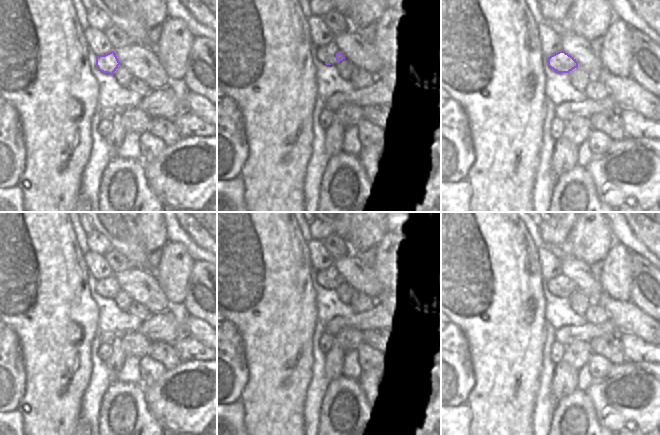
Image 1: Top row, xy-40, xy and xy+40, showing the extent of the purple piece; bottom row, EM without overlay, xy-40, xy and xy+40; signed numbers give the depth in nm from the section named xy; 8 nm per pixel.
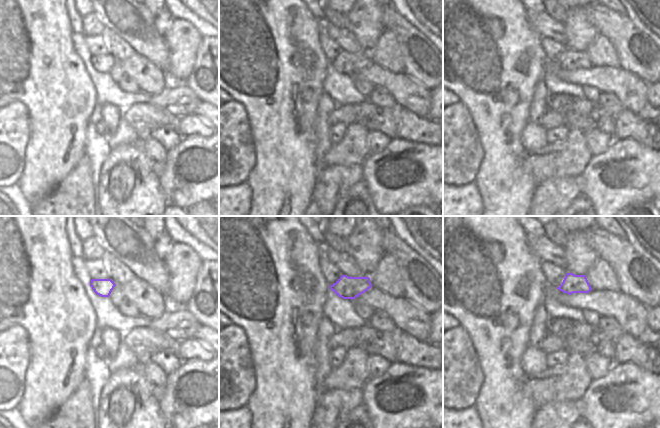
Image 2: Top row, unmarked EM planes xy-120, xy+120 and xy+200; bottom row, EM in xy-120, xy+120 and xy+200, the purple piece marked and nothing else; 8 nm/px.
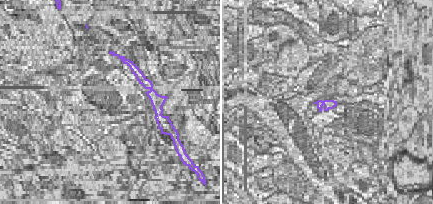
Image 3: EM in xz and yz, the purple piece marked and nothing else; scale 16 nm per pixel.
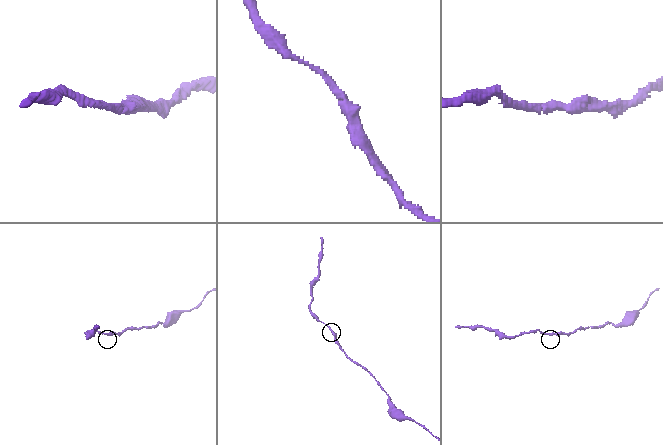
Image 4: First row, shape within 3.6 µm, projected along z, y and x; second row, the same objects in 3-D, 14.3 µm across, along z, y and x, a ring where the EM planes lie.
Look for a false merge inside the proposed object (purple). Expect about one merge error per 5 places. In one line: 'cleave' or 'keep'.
keep

